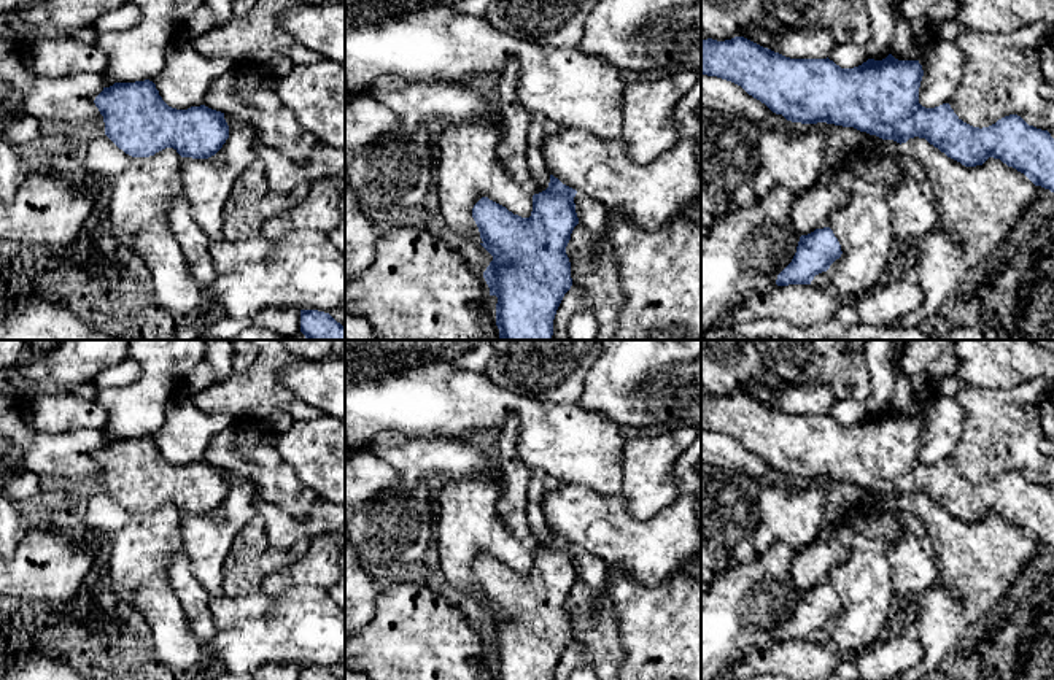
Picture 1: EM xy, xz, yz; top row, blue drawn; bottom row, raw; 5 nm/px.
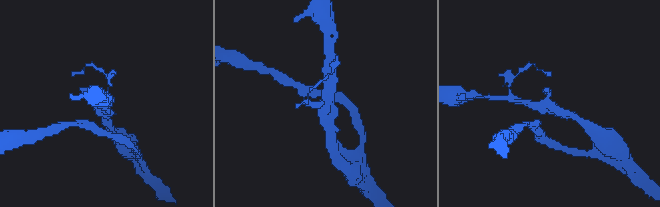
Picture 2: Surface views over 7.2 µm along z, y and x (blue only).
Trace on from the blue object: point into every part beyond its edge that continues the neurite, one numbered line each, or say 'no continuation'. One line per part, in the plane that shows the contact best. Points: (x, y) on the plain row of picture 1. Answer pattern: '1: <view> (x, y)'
no continuation

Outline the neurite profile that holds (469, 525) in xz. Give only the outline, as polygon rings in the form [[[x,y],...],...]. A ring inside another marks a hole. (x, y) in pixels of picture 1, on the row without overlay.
[[[494,462],[485,475],[447,478],[439,494],[440,569],[456,589],[479,601],[483,597],[472,564],[482,553],[521,574],[533,567],[533,551],[507,532],[498,513],[499,494],[501,477]]]

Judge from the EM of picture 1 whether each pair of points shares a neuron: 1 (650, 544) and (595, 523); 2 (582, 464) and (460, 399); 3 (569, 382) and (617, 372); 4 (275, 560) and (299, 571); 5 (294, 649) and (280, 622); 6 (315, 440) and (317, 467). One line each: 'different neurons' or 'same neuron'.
1: same neuron
2: same neuron
3: different neurons
4: different neurons
5: same neuron
6: same neuron

